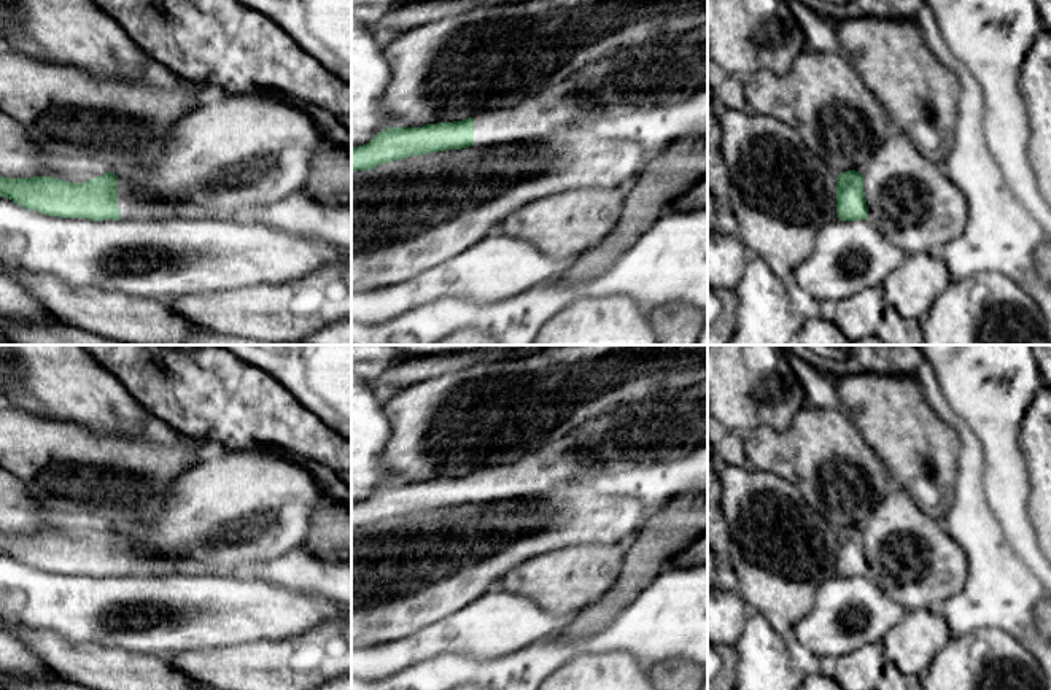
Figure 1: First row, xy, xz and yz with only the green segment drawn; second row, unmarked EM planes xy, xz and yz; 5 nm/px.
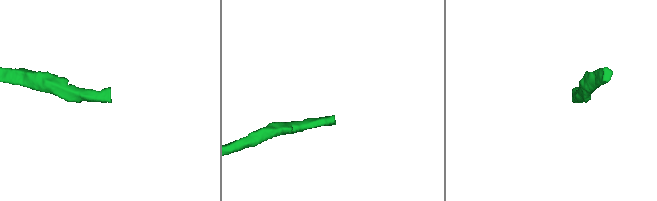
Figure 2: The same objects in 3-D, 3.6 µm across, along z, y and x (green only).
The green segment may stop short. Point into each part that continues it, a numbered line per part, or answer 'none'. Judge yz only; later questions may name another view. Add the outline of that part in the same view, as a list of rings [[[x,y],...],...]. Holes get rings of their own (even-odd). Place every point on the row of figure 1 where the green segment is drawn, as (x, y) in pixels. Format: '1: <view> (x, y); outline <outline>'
none

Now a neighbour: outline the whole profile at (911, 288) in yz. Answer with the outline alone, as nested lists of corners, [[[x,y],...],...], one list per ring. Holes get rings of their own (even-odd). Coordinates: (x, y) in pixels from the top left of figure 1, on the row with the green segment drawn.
[[[908,254],[882,283],[886,305],[903,318],[921,321],[951,283],[946,262],[938,254]]]

